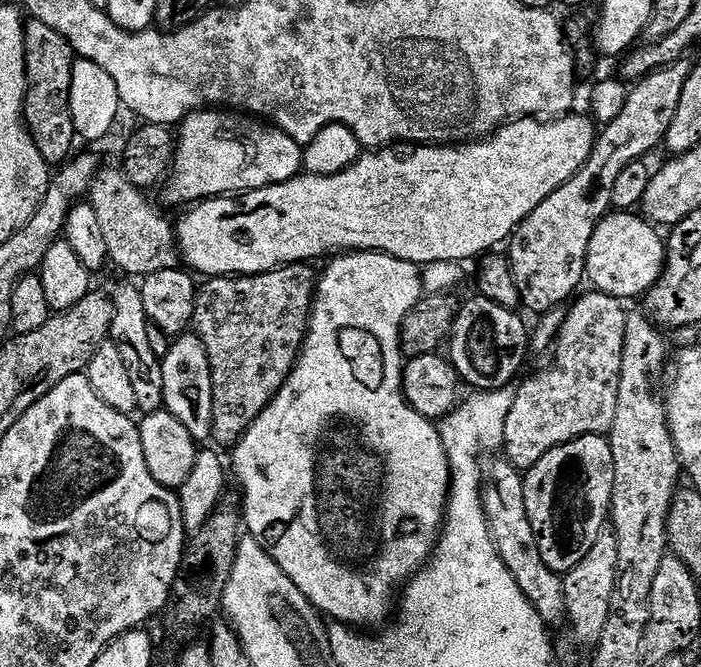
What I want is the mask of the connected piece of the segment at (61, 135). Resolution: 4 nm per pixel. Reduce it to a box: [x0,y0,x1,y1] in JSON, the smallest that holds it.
[24,19,77,166]

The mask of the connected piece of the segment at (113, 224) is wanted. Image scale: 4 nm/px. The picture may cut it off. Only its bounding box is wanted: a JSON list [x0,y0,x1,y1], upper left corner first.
[90,166,182,278]

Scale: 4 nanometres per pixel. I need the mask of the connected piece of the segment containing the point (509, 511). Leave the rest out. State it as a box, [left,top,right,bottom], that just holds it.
[482,458,565,626]

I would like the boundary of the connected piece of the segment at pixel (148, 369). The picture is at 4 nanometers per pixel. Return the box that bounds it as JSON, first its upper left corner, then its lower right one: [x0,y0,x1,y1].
[110,282,164,414]

